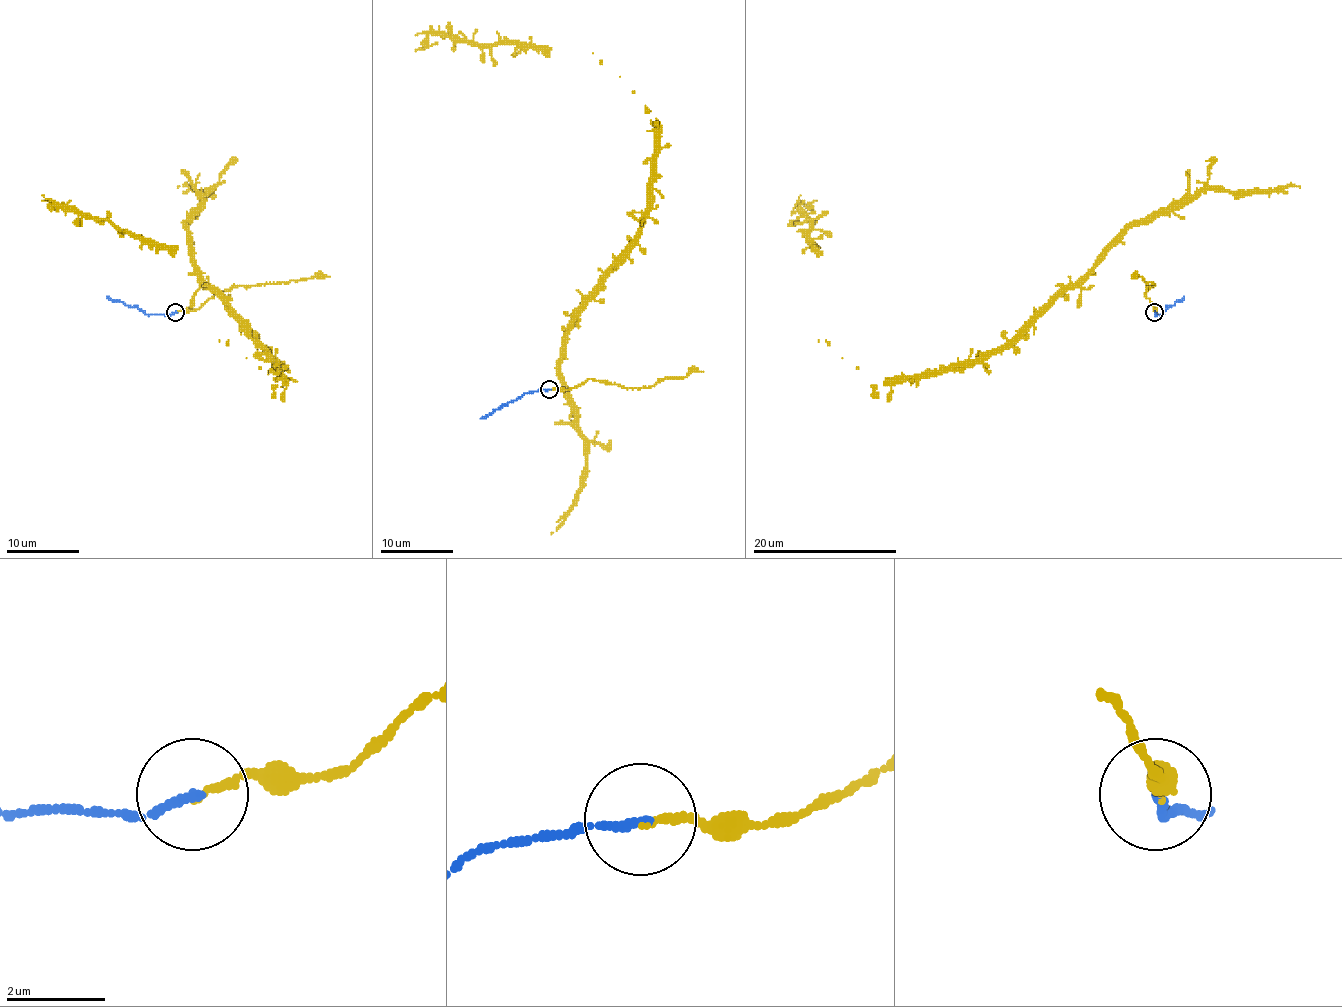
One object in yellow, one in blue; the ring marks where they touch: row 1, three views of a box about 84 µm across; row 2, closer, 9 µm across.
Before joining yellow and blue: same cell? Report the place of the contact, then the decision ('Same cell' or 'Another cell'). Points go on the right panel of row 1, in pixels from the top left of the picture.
Place: (1154, 312). Same cell

